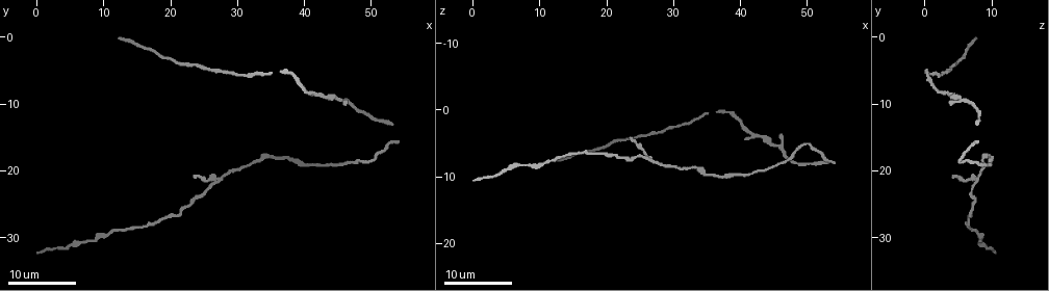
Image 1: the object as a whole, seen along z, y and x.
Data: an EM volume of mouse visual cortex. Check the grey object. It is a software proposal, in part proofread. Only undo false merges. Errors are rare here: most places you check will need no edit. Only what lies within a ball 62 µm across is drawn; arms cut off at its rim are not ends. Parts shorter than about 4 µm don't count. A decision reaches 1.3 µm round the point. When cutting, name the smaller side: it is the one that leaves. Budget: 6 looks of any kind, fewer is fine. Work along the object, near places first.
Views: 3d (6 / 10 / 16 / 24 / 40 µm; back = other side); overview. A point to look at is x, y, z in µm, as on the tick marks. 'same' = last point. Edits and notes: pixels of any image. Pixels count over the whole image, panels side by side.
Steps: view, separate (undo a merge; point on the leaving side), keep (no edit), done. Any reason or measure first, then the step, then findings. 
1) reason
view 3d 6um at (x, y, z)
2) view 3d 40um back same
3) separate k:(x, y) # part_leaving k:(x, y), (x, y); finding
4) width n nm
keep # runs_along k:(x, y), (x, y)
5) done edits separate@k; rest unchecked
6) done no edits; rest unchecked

thick turns thin
view 3d 24um at (26.0, 5.0, 3.5)

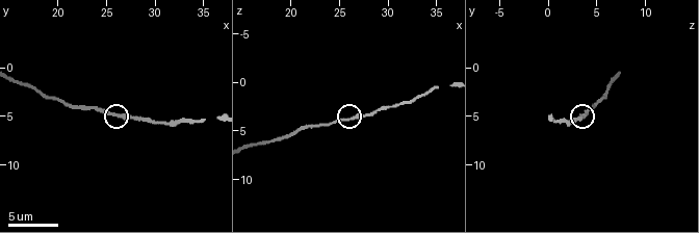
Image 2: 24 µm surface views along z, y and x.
closer look
view 3d 6um at (25.6, 4.8, 4.0)

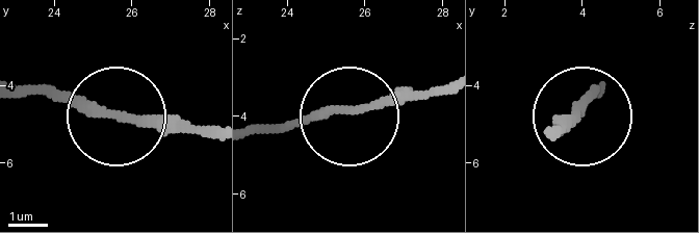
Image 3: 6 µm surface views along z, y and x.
keep # runs_along 3:(443, 85), (258, 125); continuous, no second neuron

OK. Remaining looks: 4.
calibre changes
view 3d 16um at (45.0, 9.5, 5.5)

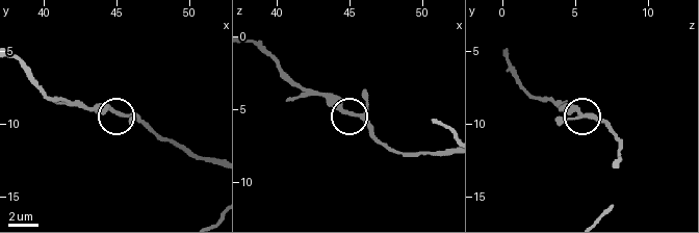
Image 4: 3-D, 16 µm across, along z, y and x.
view 3d 10um at (45.2, 9.2, 5.4)

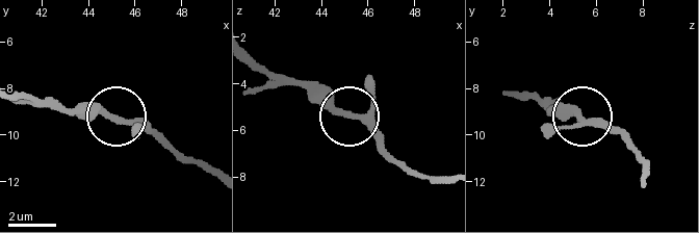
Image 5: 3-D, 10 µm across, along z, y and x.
arms 3
keep # all the same neuron

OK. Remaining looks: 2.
four arms meet
view 3d 16um at (26.0, 22.0, 7.5)

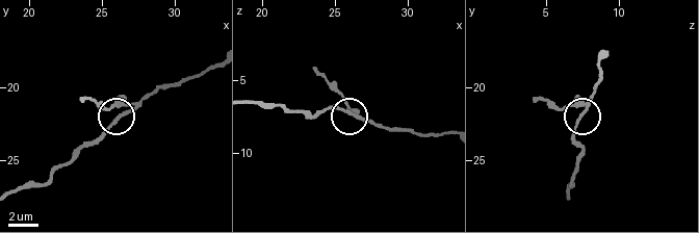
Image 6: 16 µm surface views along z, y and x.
view 3d 6um at (26.4, 21.8, 7.4)

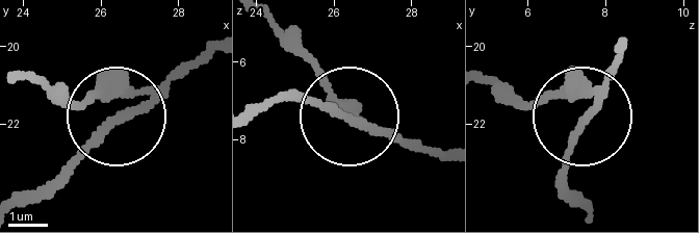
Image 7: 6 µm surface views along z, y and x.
arms 4
separate 7:(98, 82) # part_leaving 7:(147, 84), (70, 104), (30, 78); a second neuron is stuck on

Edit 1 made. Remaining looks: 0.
done edits separate@7; rest unchecked

